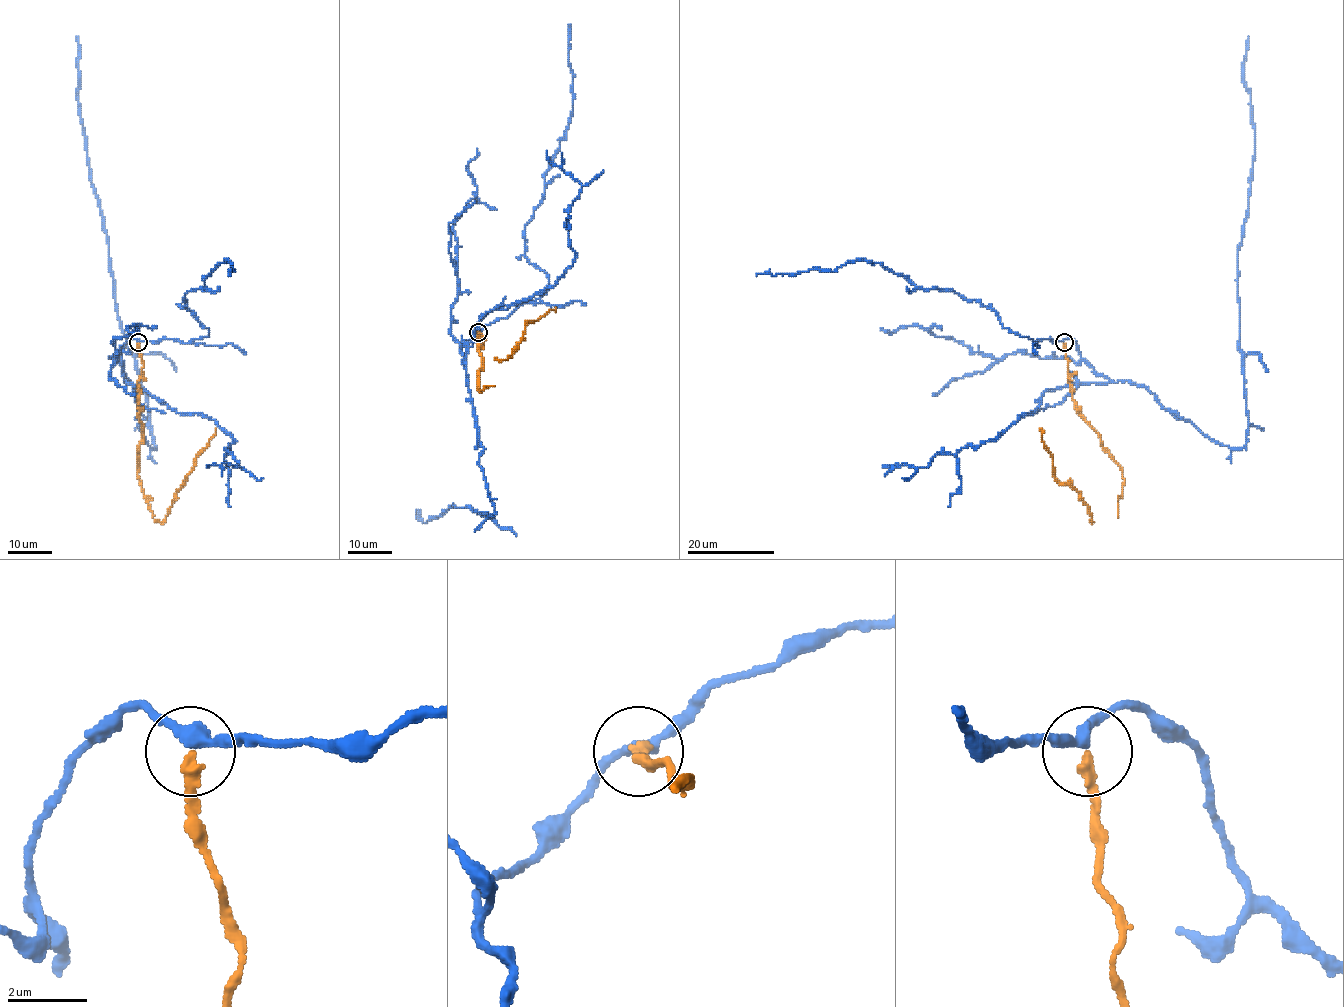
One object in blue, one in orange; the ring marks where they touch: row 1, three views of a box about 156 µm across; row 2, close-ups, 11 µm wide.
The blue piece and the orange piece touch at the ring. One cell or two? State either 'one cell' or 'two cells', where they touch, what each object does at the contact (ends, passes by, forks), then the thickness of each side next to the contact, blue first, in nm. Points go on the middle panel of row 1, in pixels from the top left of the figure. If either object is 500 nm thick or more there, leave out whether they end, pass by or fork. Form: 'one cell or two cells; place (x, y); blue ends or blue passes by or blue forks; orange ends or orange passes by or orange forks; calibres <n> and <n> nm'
two cells; place (478, 332); blue passes by; orange ends; calibres 280 and 280 nm

